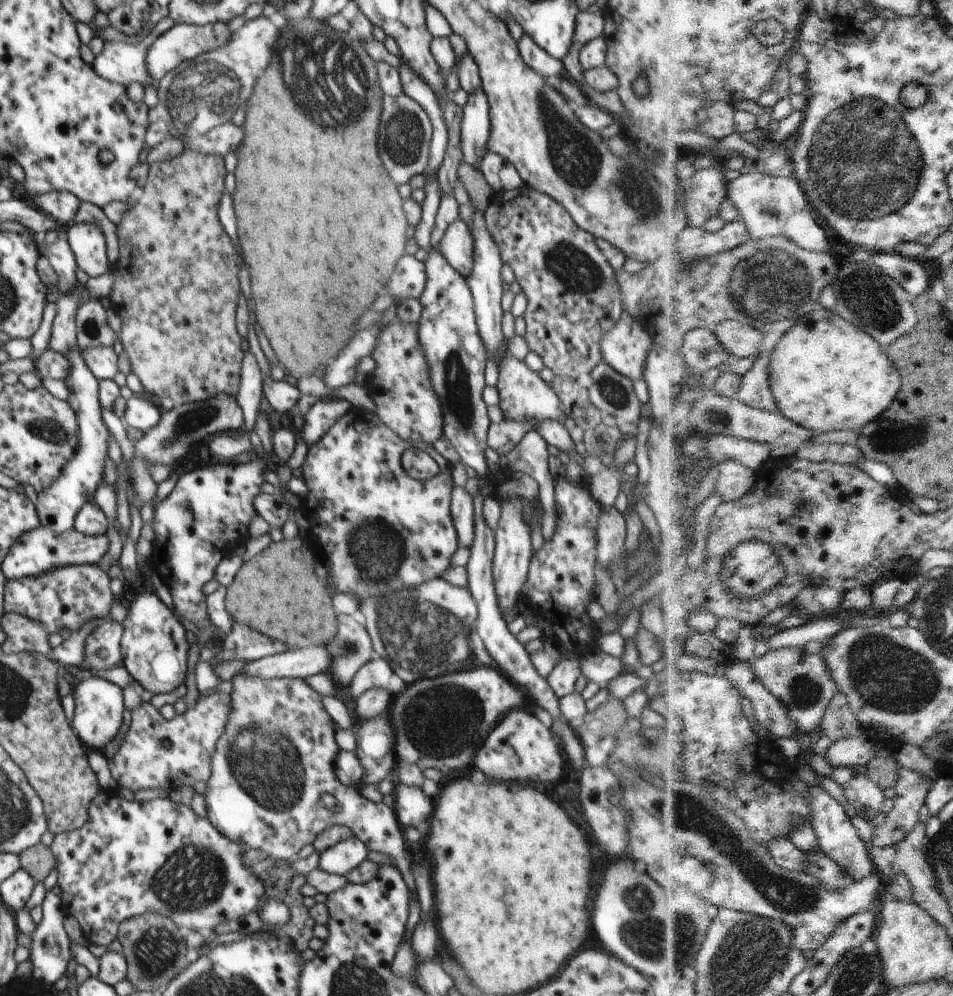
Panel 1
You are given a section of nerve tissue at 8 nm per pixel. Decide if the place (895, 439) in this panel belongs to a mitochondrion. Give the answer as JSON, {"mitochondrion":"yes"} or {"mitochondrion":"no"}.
{"mitochondrion":"yes"}

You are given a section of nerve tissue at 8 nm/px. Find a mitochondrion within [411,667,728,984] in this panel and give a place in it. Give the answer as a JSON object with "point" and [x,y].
{"point":[655,941]}

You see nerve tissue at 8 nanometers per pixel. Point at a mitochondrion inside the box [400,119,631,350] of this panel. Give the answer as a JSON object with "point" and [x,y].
{"point":[574,269]}

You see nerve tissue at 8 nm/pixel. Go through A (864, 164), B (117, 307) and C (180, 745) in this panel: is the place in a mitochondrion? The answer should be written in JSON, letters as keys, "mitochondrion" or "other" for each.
{"A":"mitochondrion","B":"other","C":"other"}

